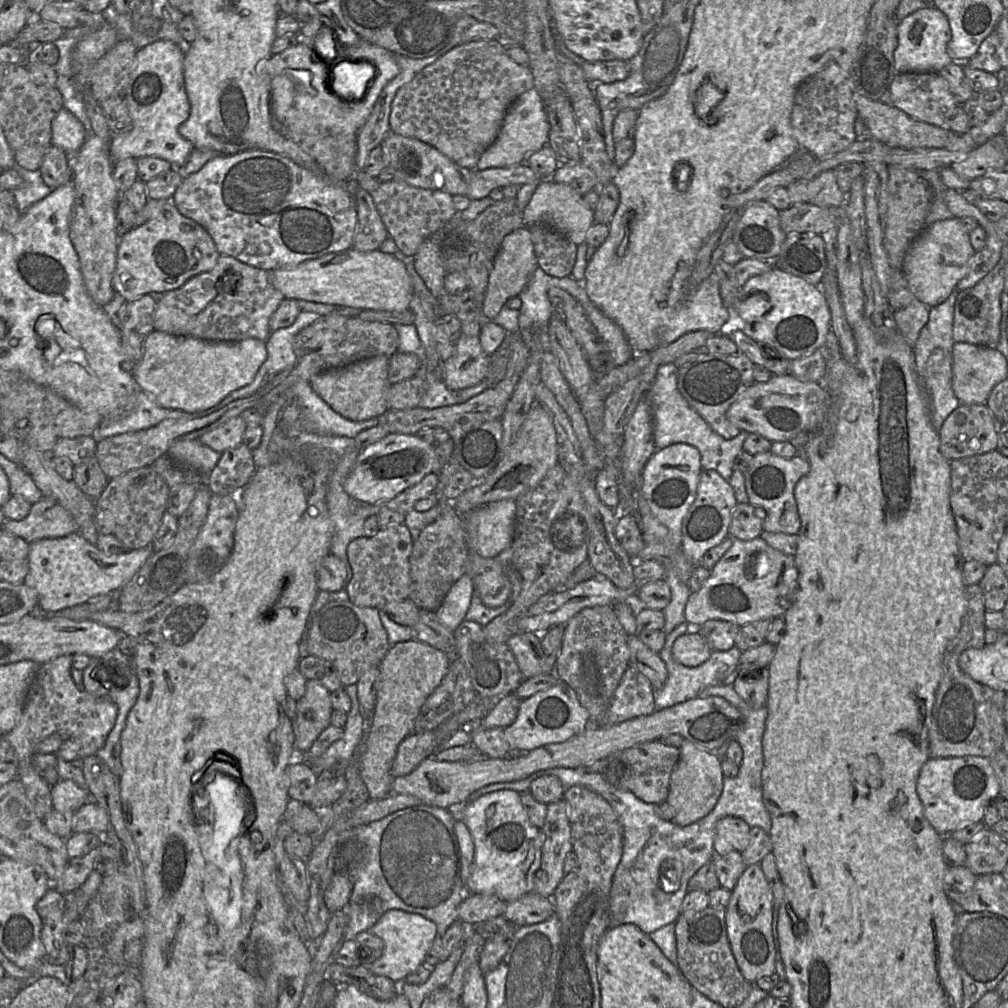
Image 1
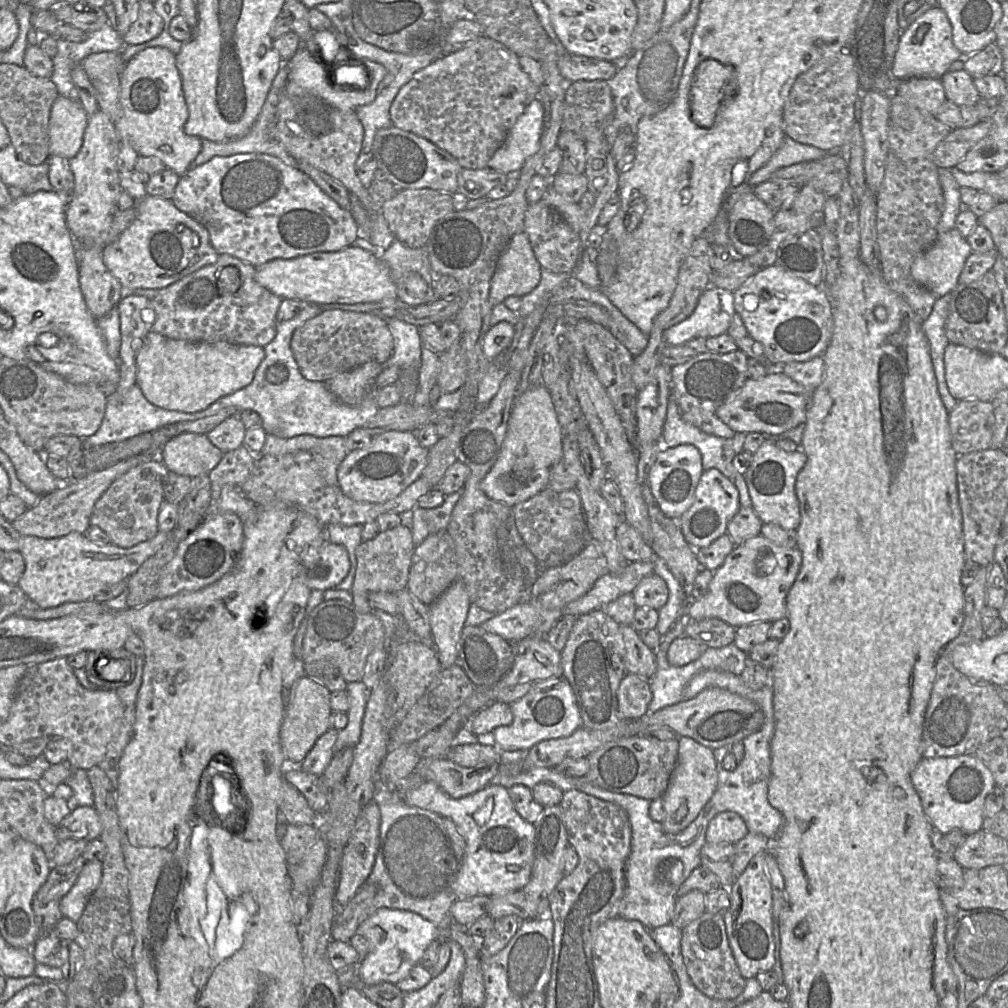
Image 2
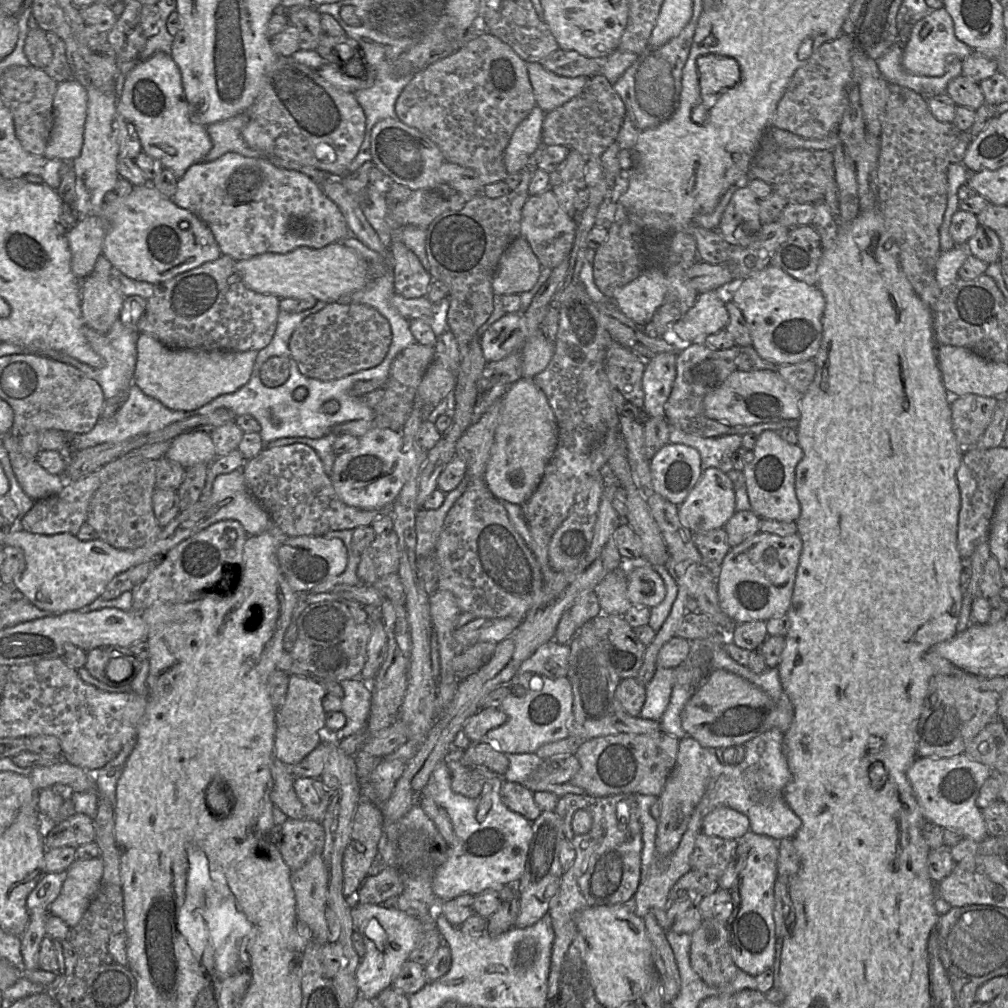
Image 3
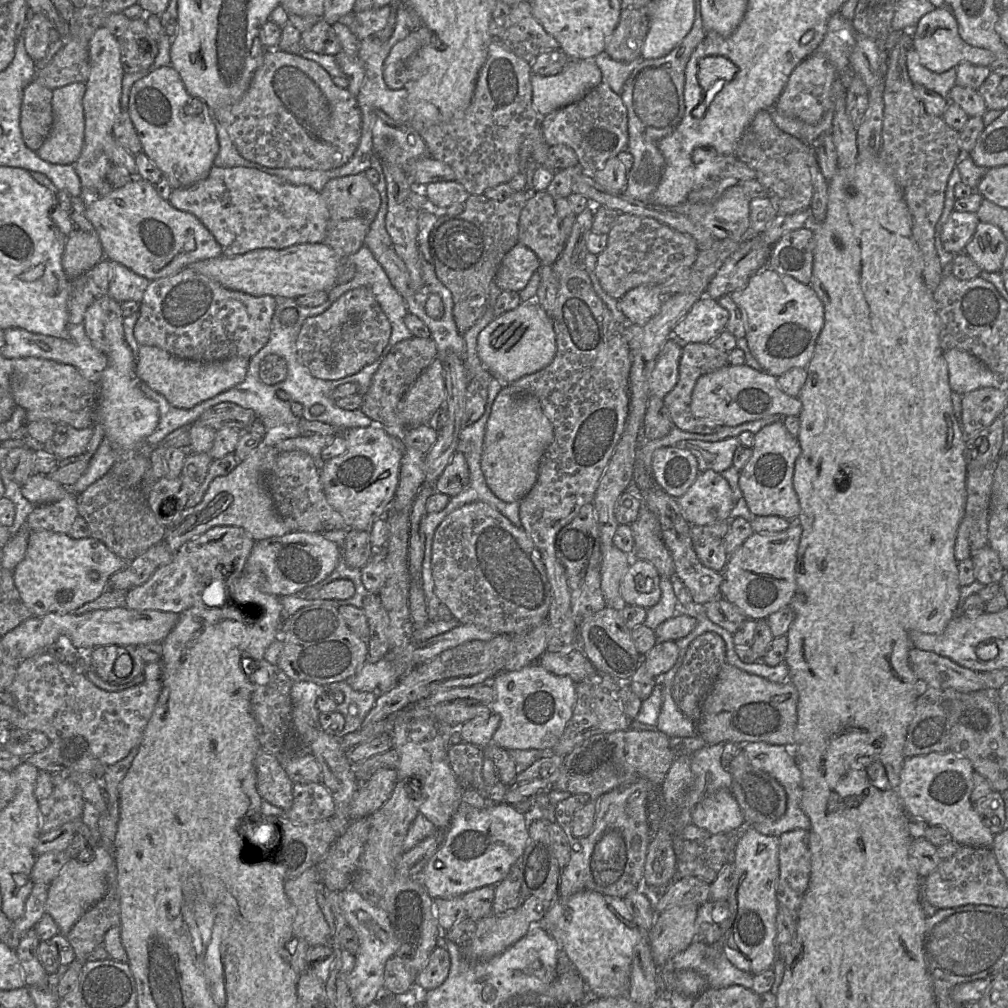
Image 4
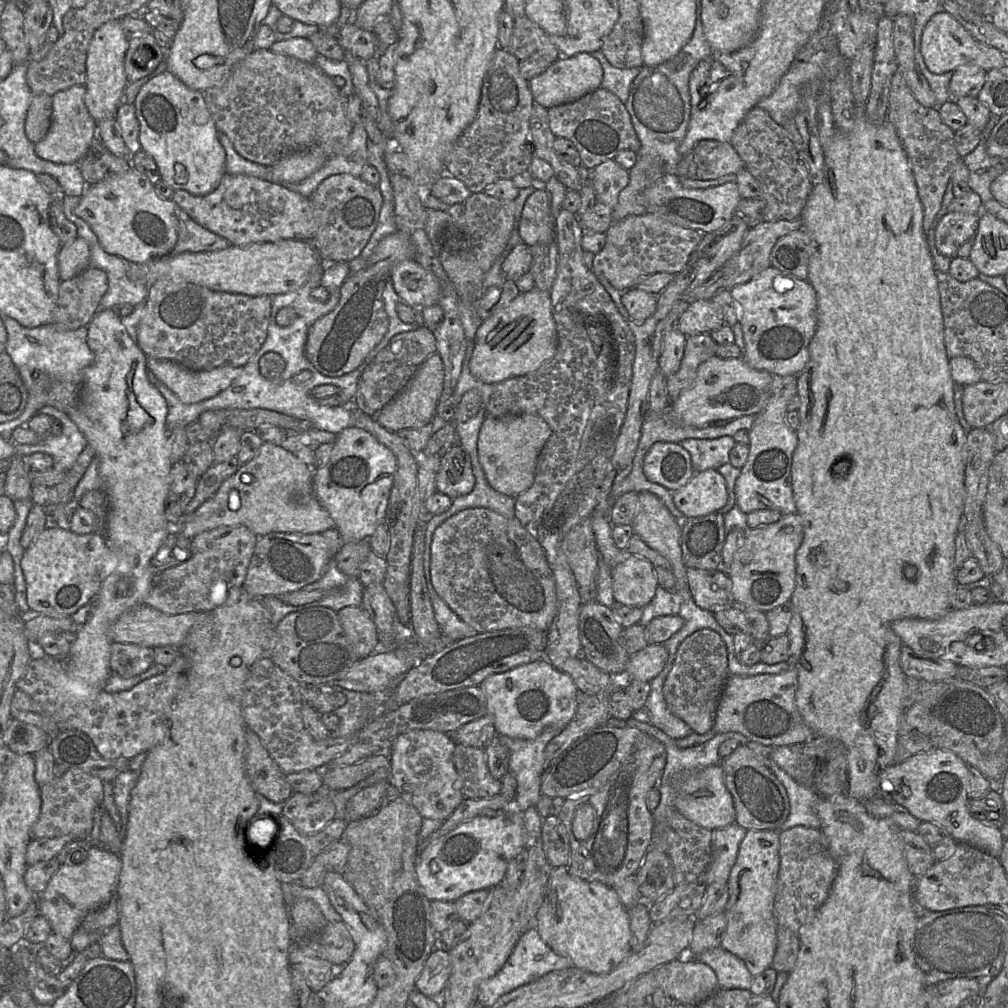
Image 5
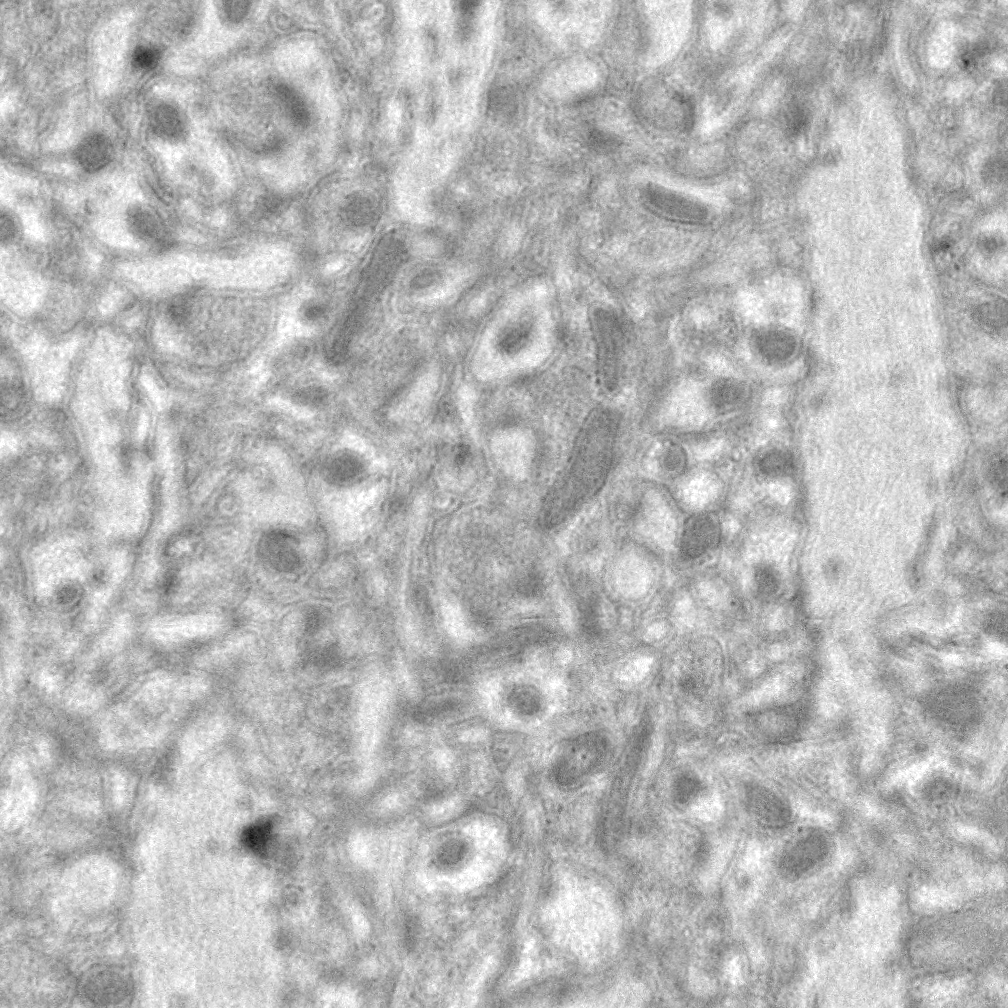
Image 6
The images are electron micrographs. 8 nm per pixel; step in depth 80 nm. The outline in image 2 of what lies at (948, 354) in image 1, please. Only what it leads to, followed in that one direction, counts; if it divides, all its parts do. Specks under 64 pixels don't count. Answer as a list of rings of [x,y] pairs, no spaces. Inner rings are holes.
[[[950,294],[937,298],[928,318],[922,323],[922,330],[928,340],[931,361],[942,402],[950,413],[958,400],[949,392],[944,365],[944,352],[949,344],[945,333],[945,322],[948,316]]]

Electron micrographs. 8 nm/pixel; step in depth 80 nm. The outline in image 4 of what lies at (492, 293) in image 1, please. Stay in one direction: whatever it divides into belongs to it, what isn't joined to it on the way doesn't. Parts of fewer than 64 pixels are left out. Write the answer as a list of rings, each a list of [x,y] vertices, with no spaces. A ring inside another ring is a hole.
[[[517,242],[502,259],[494,281],[501,291],[519,292],[540,266],[541,262],[535,253]]]

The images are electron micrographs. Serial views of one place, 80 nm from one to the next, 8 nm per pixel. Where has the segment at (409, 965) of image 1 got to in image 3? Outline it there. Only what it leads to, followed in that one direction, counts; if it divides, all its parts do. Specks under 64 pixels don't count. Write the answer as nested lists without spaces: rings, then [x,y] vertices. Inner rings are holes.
[[[377,904],[352,905],[351,917],[353,930],[361,935],[366,947],[355,974],[359,995],[376,999],[382,990],[391,986],[403,963],[409,959],[421,936],[422,925],[404,911]]]

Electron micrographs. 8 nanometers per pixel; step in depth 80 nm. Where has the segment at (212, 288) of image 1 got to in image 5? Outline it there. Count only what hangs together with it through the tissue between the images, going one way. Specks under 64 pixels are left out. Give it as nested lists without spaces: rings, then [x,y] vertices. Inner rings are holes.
[[[156,281],[148,289],[148,295],[145,301],[144,314],[137,328],[137,345],[148,357],[165,359],[176,362],[188,369],[194,371],[209,370],[220,366],[243,367],[259,351],[264,344],[271,316],[272,299],[271,296],[248,296],[238,293],[227,293],[213,291],[203,286],[189,282],[174,283],[172,281]]]

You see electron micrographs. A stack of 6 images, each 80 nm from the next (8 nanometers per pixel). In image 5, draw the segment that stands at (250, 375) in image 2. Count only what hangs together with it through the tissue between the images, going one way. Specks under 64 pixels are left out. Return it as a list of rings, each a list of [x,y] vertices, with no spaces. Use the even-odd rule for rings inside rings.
[[[147,358],[147,367],[183,403],[193,404],[212,398],[230,386],[242,367],[220,366],[194,371],[176,362]]]

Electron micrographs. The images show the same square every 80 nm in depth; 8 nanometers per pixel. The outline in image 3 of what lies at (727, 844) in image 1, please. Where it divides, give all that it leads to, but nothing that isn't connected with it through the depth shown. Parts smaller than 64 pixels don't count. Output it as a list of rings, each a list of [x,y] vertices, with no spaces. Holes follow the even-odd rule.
[[[717,807],[702,822],[702,832],[708,836],[739,841],[750,831],[746,815],[729,807]]]

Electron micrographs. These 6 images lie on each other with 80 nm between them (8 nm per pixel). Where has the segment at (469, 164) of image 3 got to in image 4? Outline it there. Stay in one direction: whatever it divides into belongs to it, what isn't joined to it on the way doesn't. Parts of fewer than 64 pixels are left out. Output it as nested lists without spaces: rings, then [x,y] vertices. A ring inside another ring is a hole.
[[[494,39],[488,47],[486,61],[478,73],[474,94],[469,107],[464,112],[456,113],[454,118],[448,122],[426,126],[421,131],[417,131],[418,134],[424,139],[427,146],[427,153],[430,155],[430,157],[450,166],[455,173],[456,181],[459,182],[470,195],[483,194],[488,188],[495,187],[501,183],[508,183],[513,176],[524,170],[524,165],[521,163],[519,157],[520,146],[525,136],[530,133],[537,125],[539,125],[540,121],[540,116],[536,112],[532,103],[531,75],[532,72],[530,63],[511,52],[503,45],[500,40]]]

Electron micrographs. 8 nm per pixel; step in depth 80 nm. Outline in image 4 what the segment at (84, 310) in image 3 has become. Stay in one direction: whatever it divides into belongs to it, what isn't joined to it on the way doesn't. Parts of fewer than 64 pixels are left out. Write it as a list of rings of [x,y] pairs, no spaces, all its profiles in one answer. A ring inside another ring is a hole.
[[[108,295],[96,299],[87,308],[83,320],[86,335],[92,345],[108,358],[98,383],[99,403],[95,422],[103,424],[105,439],[117,454],[139,446],[155,431],[159,422],[157,403],[143,393],[135,375],[135,359],[125,341],[122,322],[120,303]]]

